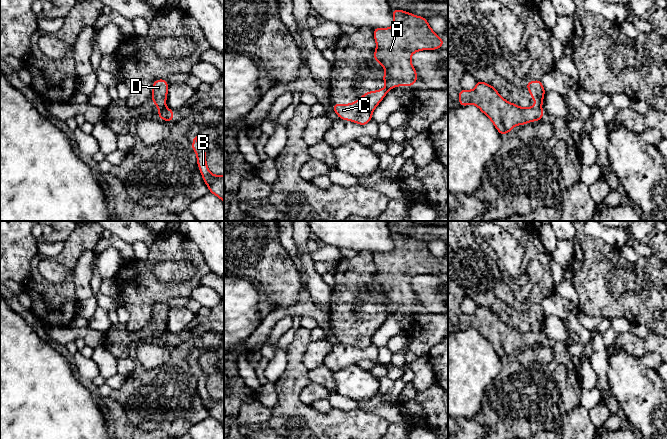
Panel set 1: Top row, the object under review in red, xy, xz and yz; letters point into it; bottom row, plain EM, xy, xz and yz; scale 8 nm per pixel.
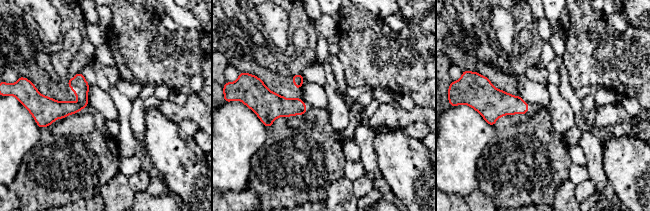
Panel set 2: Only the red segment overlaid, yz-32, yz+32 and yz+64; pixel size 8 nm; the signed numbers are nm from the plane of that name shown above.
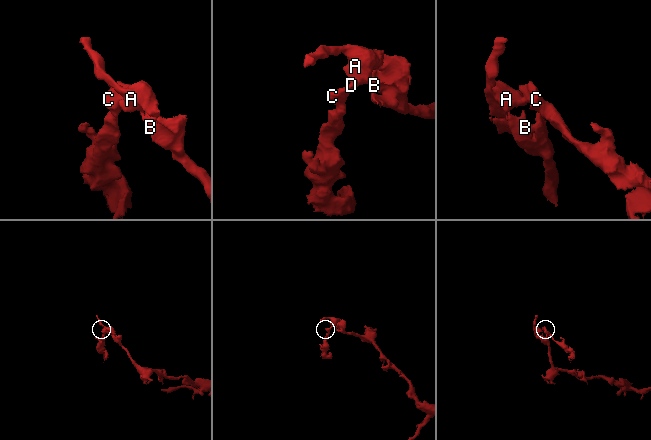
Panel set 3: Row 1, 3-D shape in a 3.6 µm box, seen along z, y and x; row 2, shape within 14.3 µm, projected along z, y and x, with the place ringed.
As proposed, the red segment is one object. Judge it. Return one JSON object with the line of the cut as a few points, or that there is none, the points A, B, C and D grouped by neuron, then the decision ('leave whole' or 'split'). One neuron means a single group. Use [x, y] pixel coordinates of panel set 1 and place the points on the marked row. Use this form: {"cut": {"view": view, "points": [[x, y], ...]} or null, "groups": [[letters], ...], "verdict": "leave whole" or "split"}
{"cut": {"view": "yz", "points": [[535, 104], [541, 110]]}, "groups": [["A", "B"], ["C", "D"]], "verdict": "split"}

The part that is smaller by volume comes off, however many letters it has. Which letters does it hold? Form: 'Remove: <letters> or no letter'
Remove: C, D

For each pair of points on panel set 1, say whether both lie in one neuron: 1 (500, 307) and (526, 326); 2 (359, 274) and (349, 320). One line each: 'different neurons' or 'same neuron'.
1: same neuron
2: same neuron

